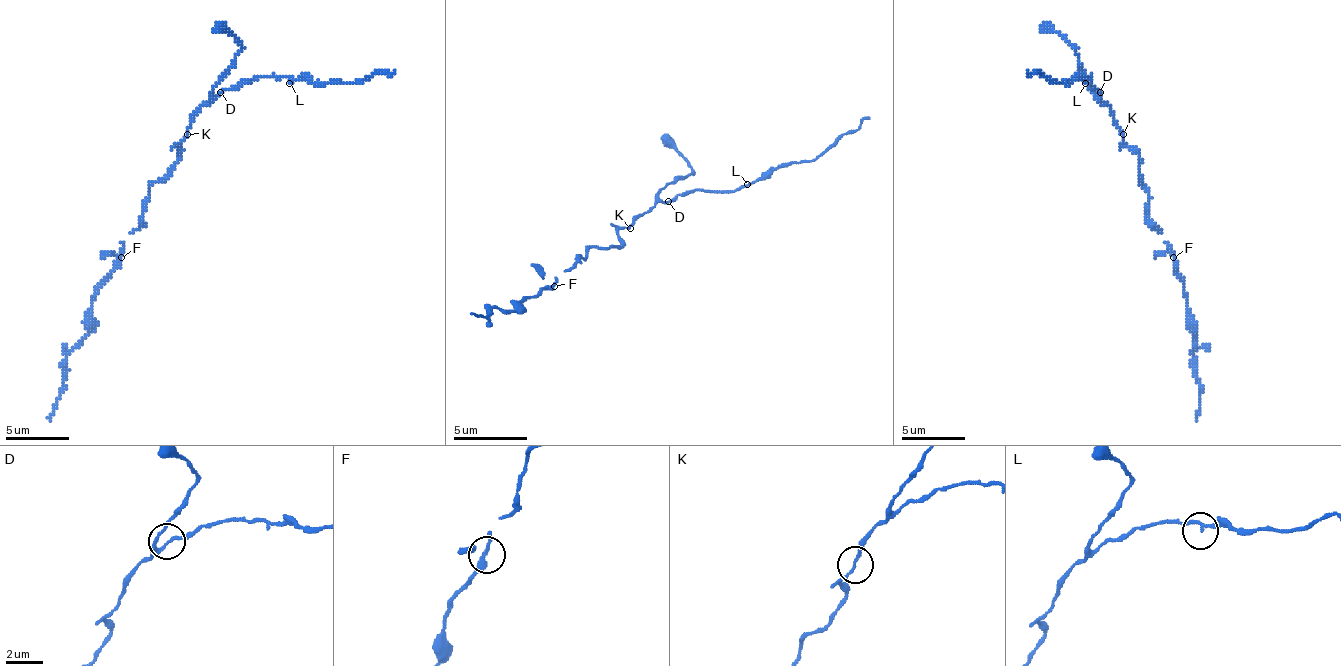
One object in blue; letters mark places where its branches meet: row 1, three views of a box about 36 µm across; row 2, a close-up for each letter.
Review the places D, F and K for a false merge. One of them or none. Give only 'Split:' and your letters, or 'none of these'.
Split: none of these

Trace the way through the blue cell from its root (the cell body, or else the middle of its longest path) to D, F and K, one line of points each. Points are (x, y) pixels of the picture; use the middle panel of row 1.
D: (612, 246), (623, 243), (619, 235), (623, 228), (659, 202), (667, 202)
F: (612, 246), (593, 246), (586, 257), (579, 257), (557, 276), (553, 287)
K: (612, 246), (619, 246), (623, 243), (619, 232), (630, 228)

